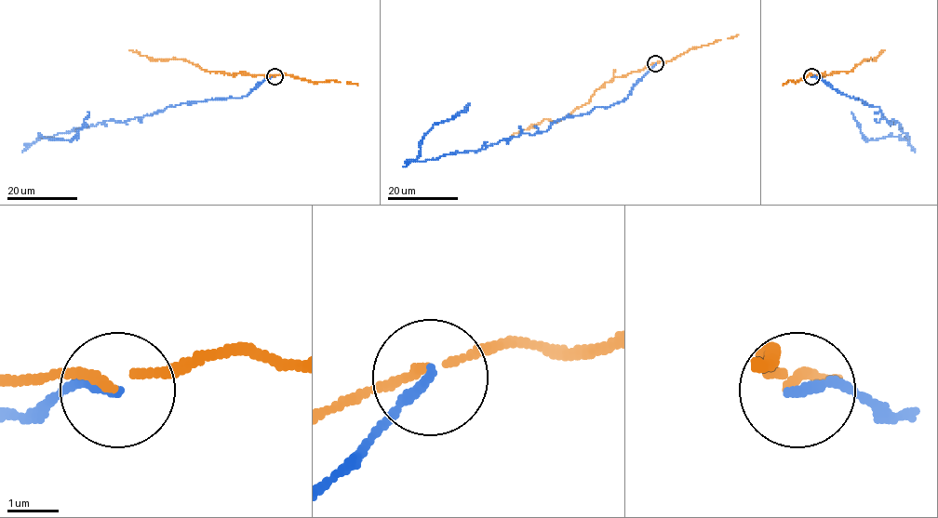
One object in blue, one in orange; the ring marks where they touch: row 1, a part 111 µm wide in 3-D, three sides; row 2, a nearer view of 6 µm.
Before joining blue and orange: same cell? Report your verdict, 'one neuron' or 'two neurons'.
two neurons

